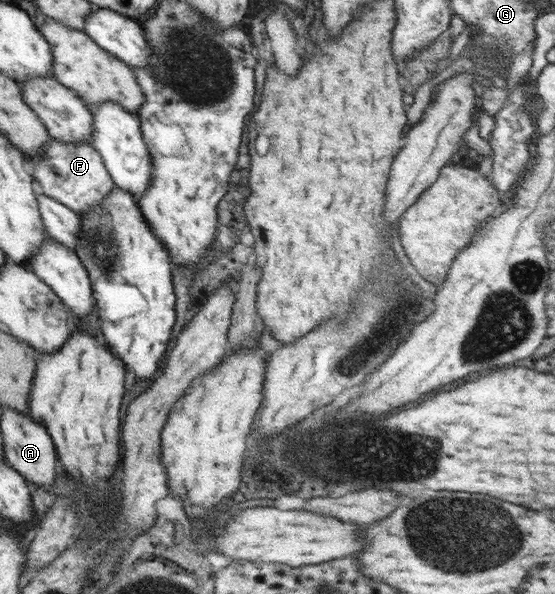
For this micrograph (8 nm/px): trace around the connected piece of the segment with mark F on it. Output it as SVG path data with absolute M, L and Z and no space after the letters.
M57 139L51 140L43 155L31 158L43 194L58 200L78 215L89 214L89 211L100 206L115 186L100 153L90 144L63 144Z

